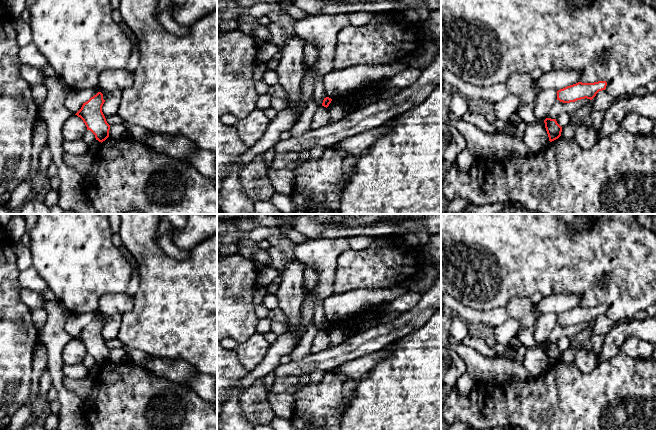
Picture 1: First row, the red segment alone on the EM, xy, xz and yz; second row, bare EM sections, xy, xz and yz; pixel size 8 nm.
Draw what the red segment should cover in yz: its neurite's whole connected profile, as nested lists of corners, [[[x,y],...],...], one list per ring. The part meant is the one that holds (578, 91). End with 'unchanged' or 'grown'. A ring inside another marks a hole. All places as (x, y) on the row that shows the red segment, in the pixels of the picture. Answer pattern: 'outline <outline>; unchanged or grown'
outline [[[598,81],[594,83],[582,83],[567,86],[557,91],[557,100],[563,103],[575,102],[581,99],[592,100],[599,91],[605,90],[606,81]]]; unchanged

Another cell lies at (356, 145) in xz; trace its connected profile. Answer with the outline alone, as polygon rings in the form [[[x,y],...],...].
[[[390,120],[378,128],[368,130],[349,139],[345,139],[334,147],[337,150],[341,150],[348,154],[353,154],[359,157],[366,149],[372,145],[374,141],[379,139],[382,135],[386,134],[391,126],[392,123]]]

